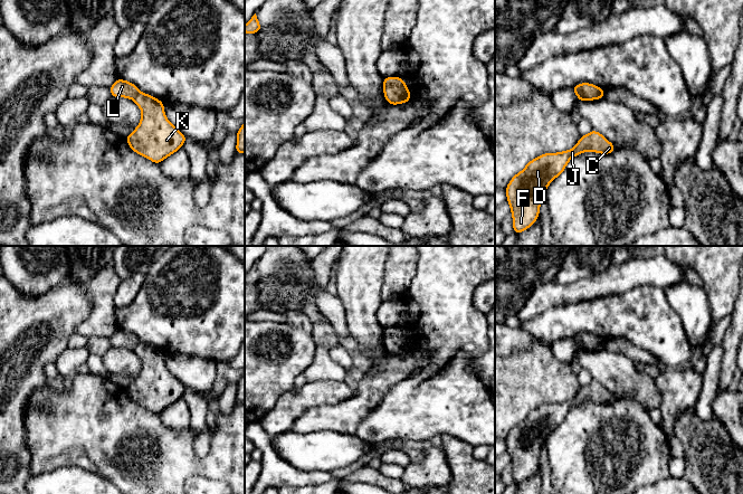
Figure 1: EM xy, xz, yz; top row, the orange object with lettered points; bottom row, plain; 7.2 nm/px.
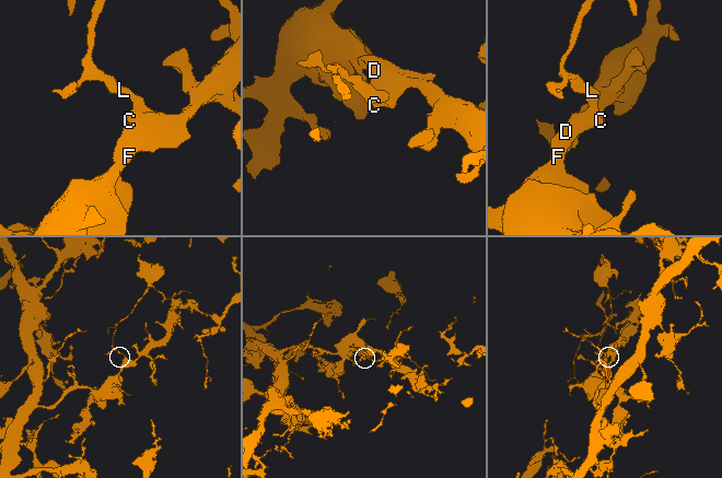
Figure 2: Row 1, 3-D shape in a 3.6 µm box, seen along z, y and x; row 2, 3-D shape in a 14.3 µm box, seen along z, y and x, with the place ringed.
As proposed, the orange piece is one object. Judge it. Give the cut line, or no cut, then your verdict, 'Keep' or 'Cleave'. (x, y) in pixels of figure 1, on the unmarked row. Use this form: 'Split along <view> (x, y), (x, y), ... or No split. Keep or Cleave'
Split along xy (139, 342), (132, 349). Cleave

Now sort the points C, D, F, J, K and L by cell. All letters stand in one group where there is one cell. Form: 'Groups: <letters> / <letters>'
Groups: C D F J K / L

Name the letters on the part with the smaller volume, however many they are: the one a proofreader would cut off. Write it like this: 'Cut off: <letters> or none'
Cut off: L

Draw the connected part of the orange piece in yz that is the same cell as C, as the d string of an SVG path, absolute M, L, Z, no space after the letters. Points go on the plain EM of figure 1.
M592 380L588 386L581 386L573 399L541 405L512 428L505 443L513 466L514 484L520 485L535 474L547 436L564 421L573 407L587 401L608 405L616 399L602 384Z

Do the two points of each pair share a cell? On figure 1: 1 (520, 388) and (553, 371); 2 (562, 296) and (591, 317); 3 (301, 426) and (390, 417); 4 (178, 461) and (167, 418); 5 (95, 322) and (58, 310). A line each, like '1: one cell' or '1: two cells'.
1: one cell
2: two cells
3: two cells
4: two cells
5: two cells

